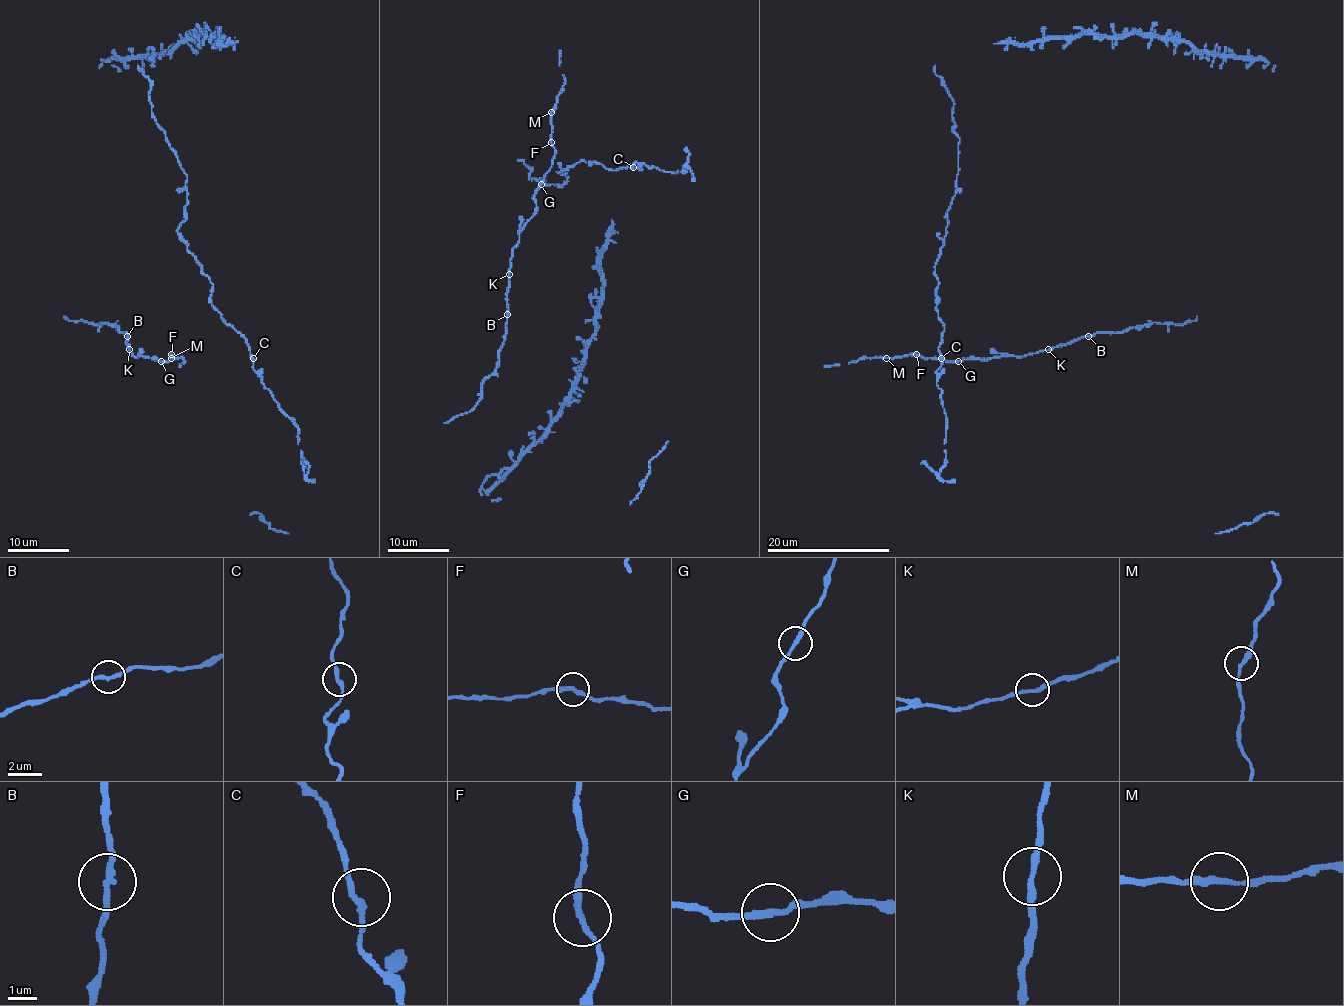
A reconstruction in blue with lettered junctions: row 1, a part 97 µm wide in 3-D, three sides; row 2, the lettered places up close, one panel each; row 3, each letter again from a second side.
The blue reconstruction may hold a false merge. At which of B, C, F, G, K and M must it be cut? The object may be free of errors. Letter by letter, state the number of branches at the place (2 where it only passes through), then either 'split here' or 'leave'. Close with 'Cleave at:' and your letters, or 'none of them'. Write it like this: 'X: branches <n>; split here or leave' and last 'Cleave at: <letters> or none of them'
B: branches 2; leave
C: branches 2; leave
F: branches 2; leave
G: branches 2; leave
K: branches 2; leave
M: branches 2; leave
Cleave at: none of them

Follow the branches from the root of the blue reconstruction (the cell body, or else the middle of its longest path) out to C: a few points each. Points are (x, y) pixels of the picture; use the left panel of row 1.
C: (210, 296), (210, 302), (221, 318), (245, 339), (253, 358)

